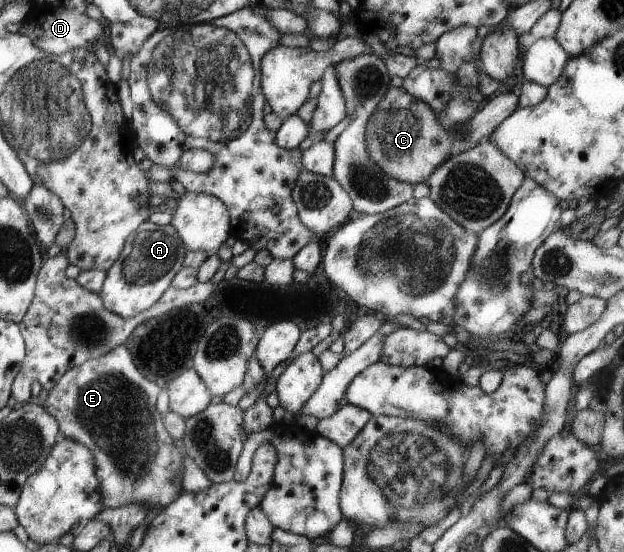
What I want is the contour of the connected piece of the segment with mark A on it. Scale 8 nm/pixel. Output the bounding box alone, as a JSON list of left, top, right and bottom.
[99,225,187,318]

